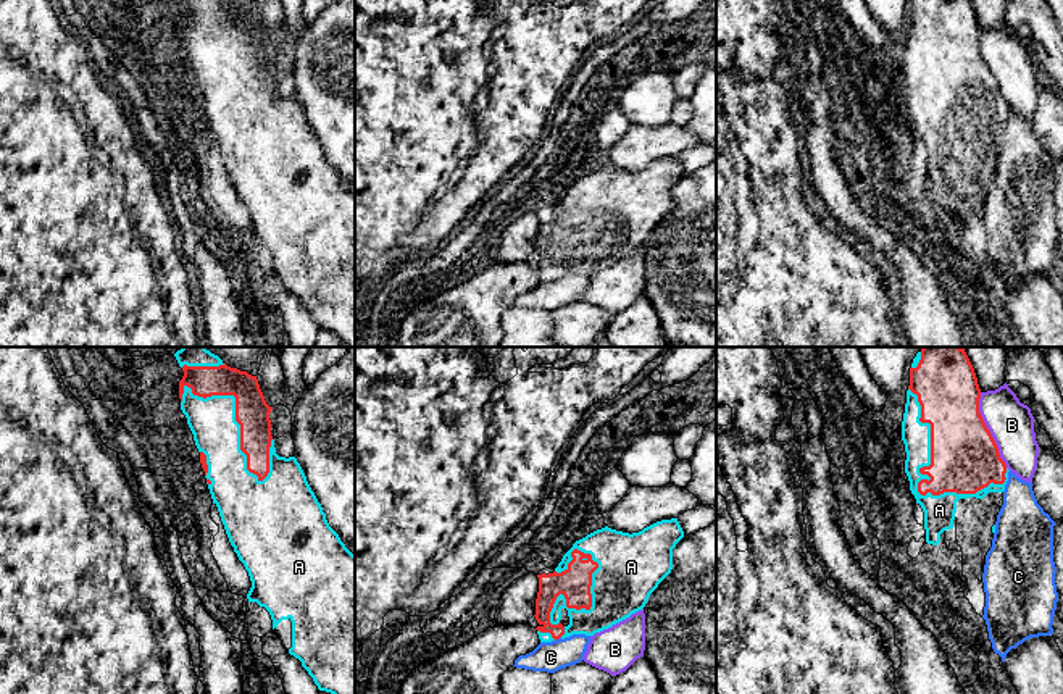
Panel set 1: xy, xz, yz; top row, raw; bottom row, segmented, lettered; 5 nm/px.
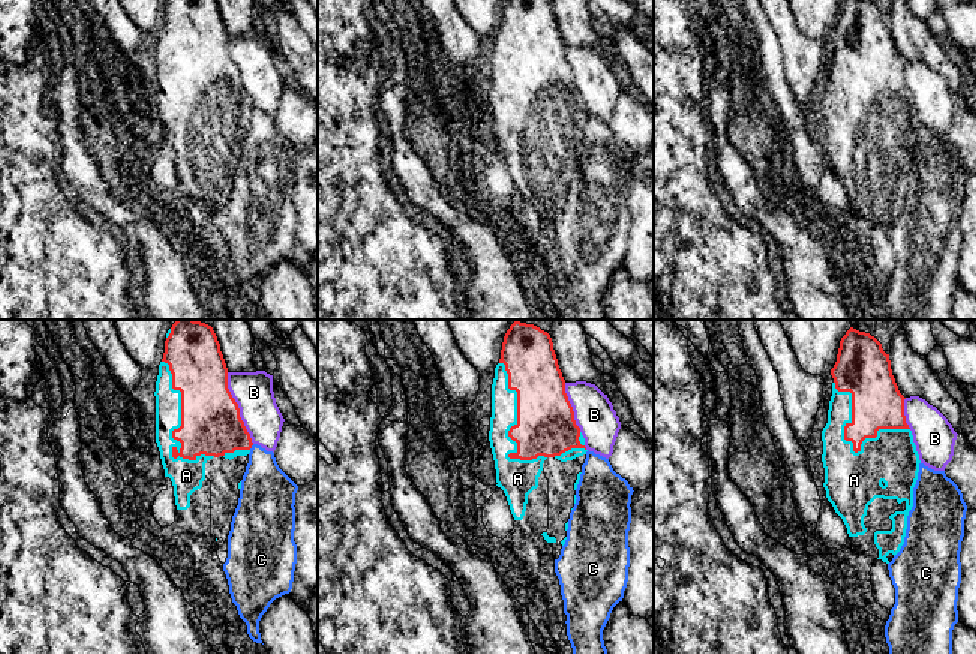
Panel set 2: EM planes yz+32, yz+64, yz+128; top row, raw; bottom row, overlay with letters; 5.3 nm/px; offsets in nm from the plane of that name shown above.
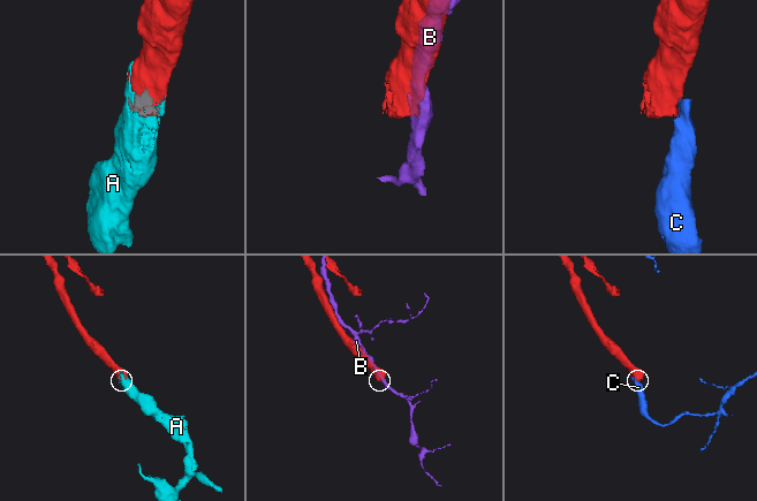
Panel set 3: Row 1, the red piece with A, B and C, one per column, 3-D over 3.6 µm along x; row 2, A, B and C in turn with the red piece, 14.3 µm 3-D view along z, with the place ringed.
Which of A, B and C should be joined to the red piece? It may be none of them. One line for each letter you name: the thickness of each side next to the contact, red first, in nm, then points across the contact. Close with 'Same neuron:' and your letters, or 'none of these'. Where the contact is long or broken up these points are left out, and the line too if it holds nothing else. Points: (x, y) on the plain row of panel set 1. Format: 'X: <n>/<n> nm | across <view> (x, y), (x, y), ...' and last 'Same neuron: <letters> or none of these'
A: 340/160 nm
Same neuron: A

